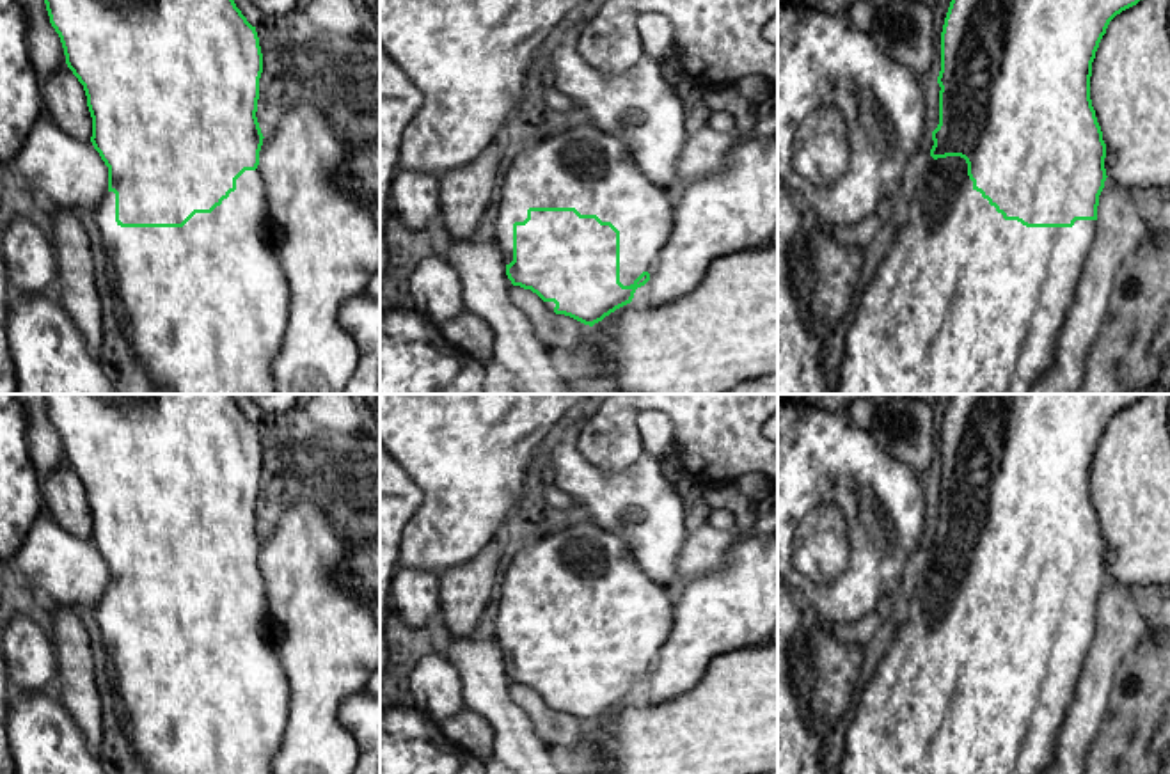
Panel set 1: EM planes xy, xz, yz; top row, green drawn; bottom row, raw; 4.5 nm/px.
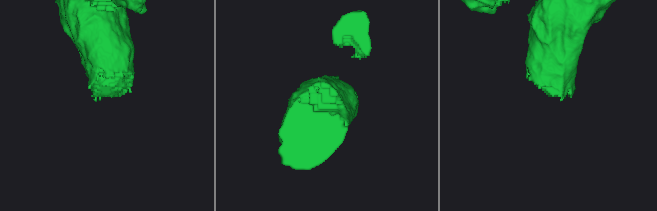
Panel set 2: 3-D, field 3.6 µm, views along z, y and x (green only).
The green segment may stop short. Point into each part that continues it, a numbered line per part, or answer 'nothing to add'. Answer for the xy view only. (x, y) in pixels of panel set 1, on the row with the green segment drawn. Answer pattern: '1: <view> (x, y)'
1: xy (205, 308)

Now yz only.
1: yz (964, 302)

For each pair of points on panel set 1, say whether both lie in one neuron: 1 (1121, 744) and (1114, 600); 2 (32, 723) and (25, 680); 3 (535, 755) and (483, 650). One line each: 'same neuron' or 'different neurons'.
1: different neurons
2: different neurons
3: same neuron

